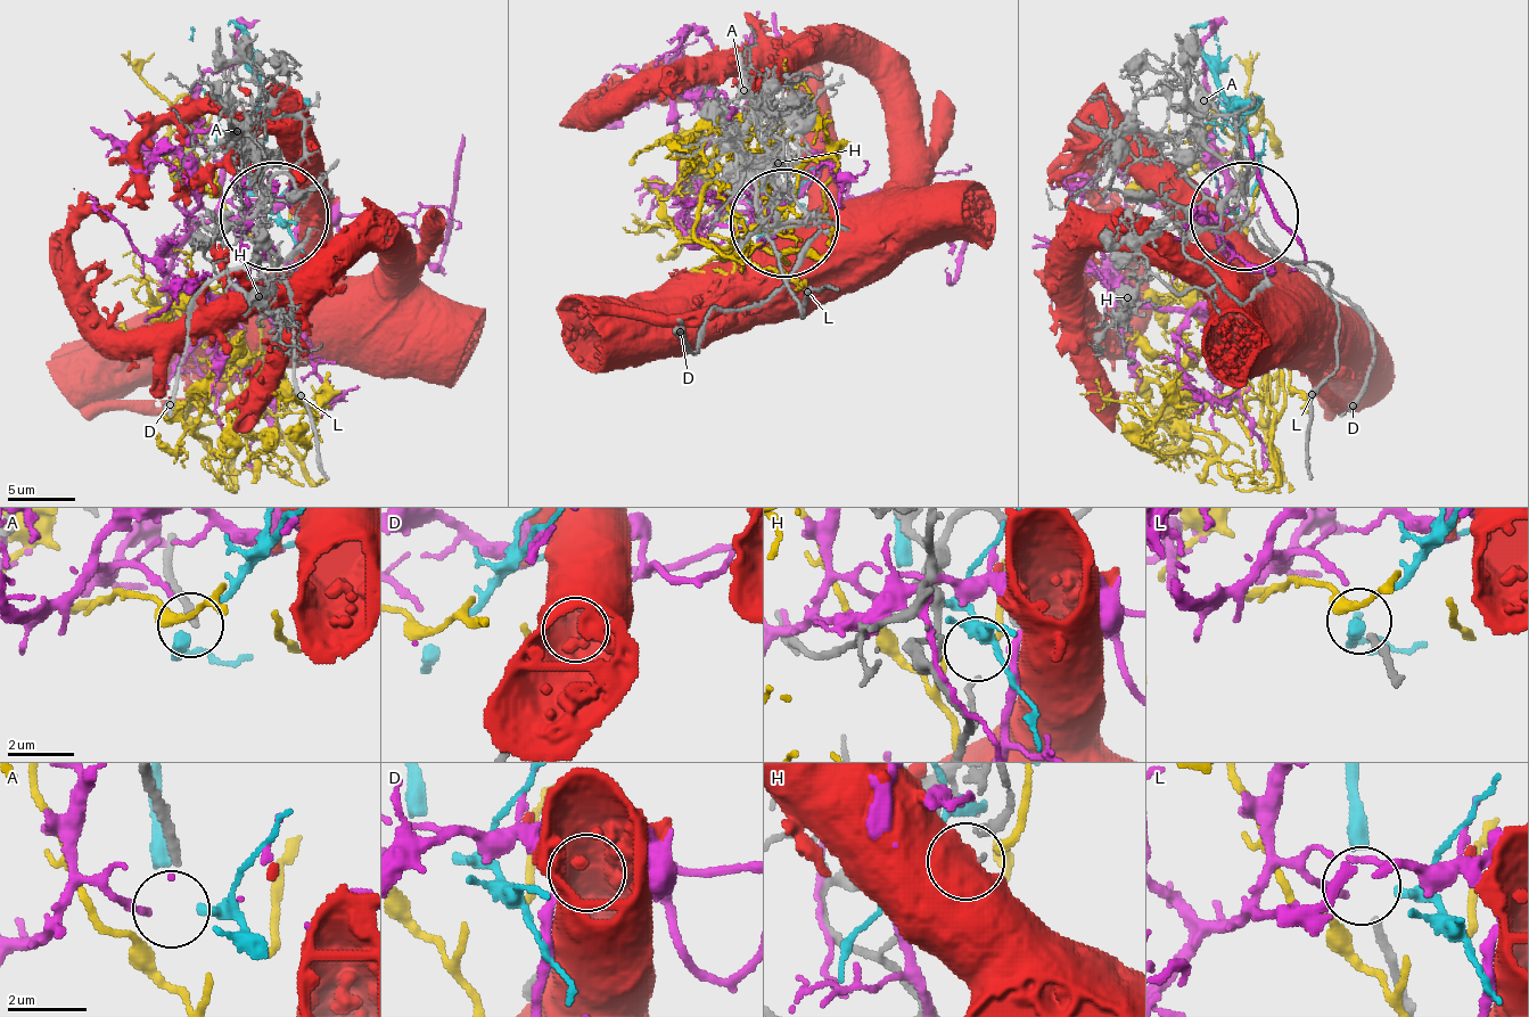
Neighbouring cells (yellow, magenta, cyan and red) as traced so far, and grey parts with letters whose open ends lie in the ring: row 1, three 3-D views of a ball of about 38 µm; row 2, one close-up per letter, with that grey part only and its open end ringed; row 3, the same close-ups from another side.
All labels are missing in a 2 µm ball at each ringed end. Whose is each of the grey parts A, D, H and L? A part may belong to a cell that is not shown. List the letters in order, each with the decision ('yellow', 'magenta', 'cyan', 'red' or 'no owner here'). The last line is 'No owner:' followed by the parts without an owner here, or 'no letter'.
A: no owner here
D: no owner here
H: yellow
L: cyan
No owner: A, D

